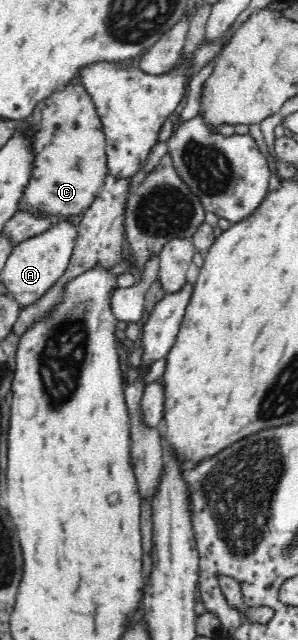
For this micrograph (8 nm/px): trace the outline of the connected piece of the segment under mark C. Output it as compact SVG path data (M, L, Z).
M69 84L38 102L31 116L24 121L17 121L17 127L21 125L23 127L35 125L38 130L35 167L24 198L27 199L29 205L54 216L67 217L79 214L95 200L95 196L103 184L104 176L107 174L105 134L95 105L92 104L92 98L80 84Z

